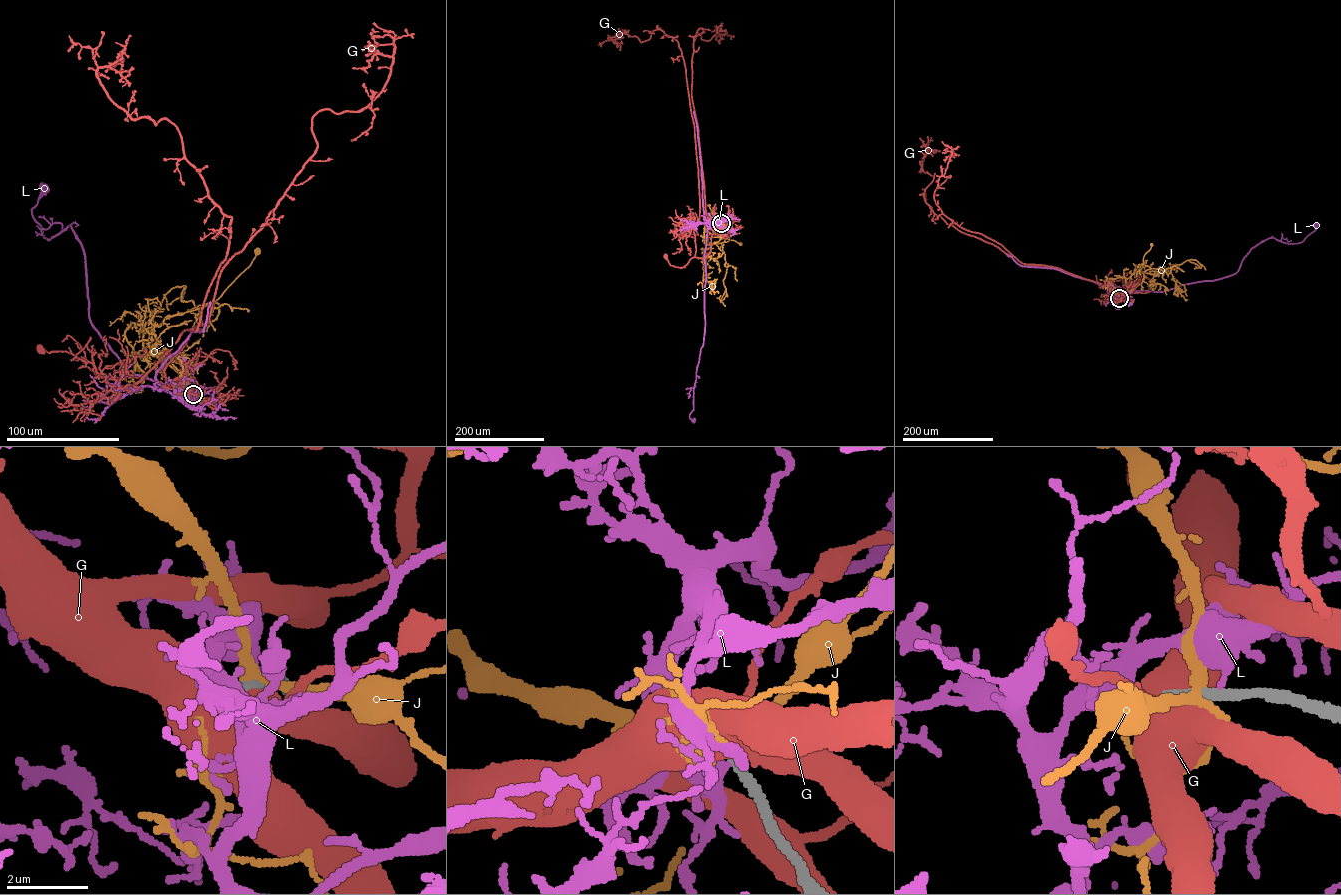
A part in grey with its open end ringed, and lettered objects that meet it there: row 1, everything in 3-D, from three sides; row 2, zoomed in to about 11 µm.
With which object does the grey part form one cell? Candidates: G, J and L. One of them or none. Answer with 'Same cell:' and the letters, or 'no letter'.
Same cell: no letter

